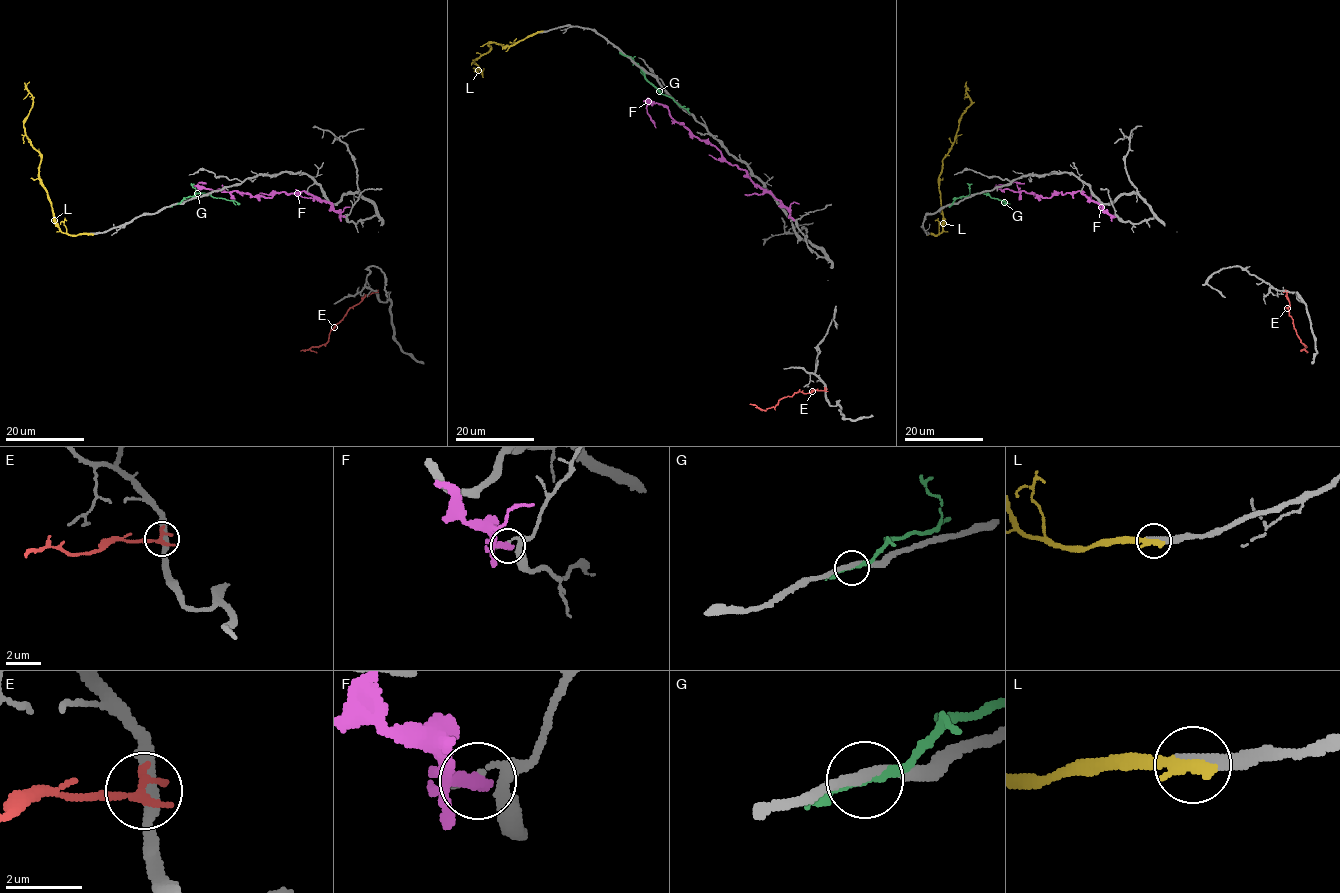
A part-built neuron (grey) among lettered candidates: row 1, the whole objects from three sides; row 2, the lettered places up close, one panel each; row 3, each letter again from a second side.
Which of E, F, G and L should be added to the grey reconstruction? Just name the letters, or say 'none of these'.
L

